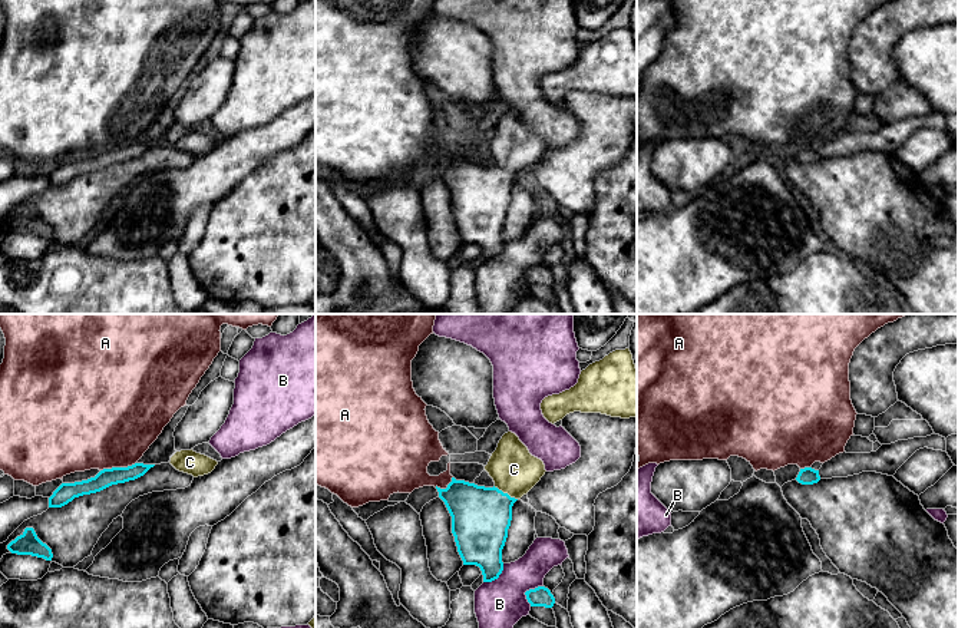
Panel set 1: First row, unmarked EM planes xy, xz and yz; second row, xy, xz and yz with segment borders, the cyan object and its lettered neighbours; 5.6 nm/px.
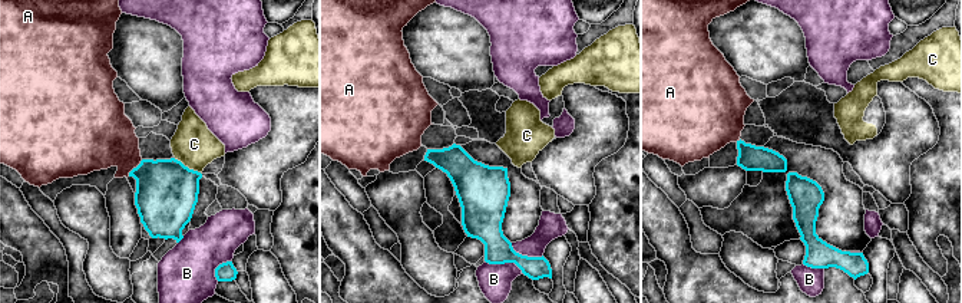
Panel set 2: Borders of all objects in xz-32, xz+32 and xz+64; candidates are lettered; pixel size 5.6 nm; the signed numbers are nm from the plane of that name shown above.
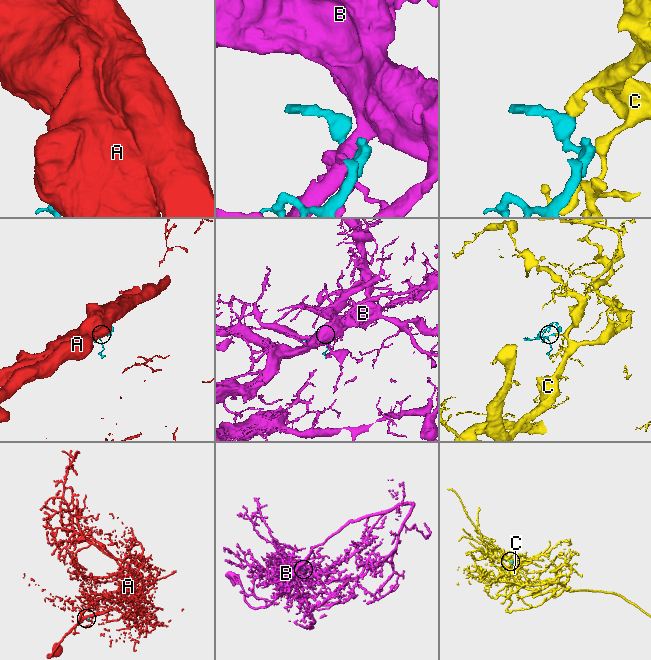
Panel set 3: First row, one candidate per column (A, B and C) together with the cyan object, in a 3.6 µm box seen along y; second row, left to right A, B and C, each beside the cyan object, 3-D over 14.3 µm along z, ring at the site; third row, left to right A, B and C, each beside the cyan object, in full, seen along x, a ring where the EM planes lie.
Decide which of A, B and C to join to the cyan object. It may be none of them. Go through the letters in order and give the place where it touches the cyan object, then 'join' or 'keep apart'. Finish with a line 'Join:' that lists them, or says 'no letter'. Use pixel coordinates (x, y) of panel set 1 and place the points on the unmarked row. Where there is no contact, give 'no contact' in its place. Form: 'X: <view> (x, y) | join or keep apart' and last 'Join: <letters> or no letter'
A: xy (118, 146) | keep apart
B: xz (527, 270) | keep apart
C: xz (505, 172) | join
Join: C

